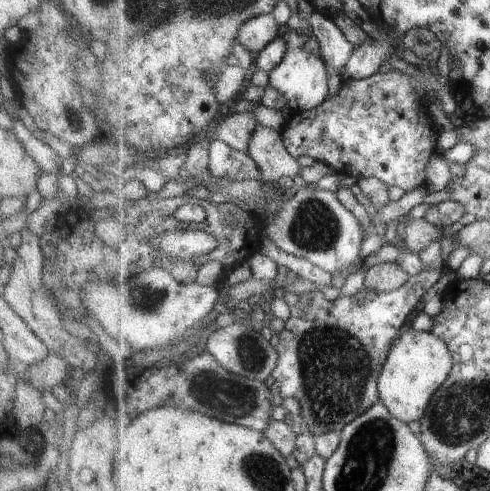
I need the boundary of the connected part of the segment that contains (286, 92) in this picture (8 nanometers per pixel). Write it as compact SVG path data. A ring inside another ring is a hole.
M284 28L283 40L287 42L287 54L283 62L276 66L267 75L269 84L287 99L288 107L291 111L308 111L317 108L325 102L329 96L330 70L327 70L324 57L321 53L309 52L303 43L311 33L301 32L298 29Z

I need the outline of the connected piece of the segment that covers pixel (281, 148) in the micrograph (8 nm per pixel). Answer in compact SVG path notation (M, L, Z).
M258 124L250 140L249 156L254 158L257 168L263 172L261 182L272 186L271 192L281 192L276 186L276 182L283 176L291 179L301 176L299 174L301 166L289 152L281 131L277 132L273 128Z

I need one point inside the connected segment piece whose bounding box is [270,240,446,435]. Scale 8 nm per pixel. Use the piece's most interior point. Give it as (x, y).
(330, 355)

